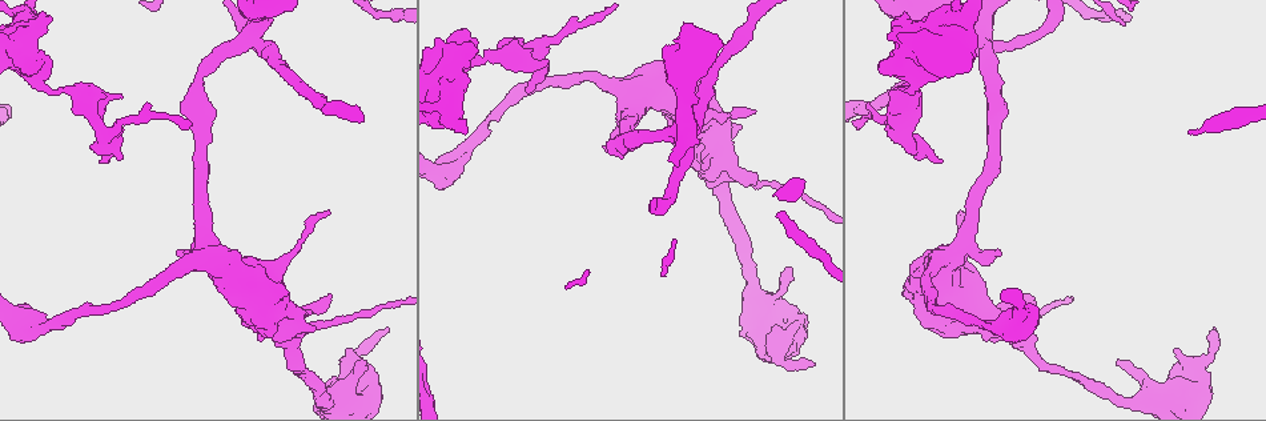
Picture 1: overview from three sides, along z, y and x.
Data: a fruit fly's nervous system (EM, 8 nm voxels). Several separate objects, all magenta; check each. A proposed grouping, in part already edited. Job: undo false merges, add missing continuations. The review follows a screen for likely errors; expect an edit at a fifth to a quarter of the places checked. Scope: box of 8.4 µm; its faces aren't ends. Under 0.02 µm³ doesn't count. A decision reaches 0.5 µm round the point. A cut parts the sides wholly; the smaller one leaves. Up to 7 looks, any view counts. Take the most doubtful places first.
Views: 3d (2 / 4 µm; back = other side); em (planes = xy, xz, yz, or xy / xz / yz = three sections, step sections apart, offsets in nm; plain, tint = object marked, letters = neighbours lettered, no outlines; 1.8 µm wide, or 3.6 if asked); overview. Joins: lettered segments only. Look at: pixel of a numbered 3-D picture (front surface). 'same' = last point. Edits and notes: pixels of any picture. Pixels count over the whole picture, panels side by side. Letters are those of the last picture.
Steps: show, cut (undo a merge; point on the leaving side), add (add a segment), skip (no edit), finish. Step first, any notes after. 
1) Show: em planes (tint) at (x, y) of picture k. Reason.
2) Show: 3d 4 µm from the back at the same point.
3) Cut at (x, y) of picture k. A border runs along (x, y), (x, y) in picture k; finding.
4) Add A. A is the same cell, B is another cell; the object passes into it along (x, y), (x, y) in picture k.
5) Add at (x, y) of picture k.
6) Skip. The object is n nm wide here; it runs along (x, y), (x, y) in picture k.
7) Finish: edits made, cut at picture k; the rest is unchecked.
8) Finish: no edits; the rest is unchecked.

Show: em 3.6 µm planes (letters) at (258, 42) of picture 1. Abrupt turn.

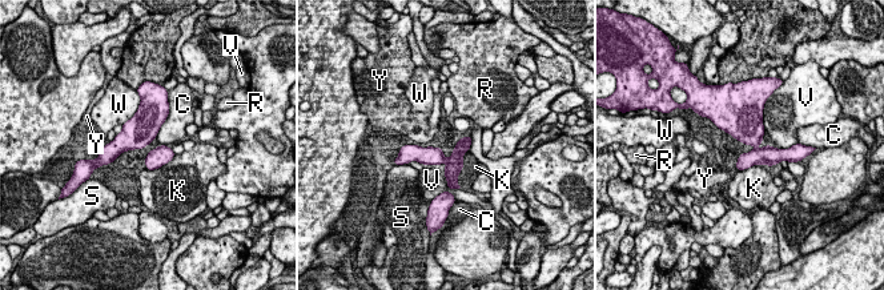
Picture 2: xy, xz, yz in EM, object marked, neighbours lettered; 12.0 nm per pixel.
Skip. The object is 190 nm wide here; C, K, R, S, V, W and Y are other cells; one neuron here.

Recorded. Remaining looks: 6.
Show: 3d 4 µm at (957, 251) of picture 1. Thin arm on a thick one.

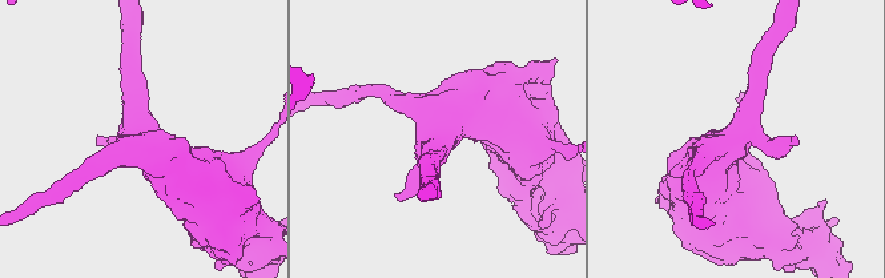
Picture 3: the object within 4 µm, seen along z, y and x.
Show: em 3.6 µm planes (letters) at (737, 137) of picture 3. 4 arms meet here.

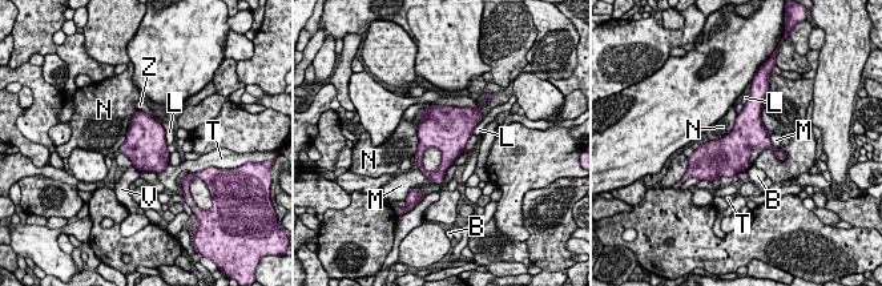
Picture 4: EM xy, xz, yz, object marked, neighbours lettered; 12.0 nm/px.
Skip. B, L, M, N, T, V and Z are other cells; a border runs along (421, 113), (418, 150), (414, 156) in picture 4; one neuron here.

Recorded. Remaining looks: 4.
Show: em 3.6 µm planes (letters) at (916, 51) of picture 1. Sharp bend.

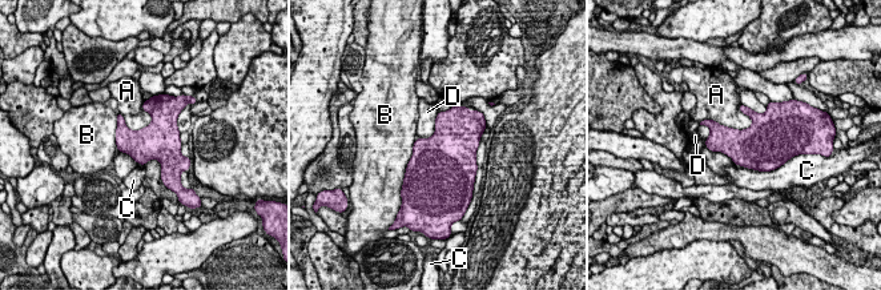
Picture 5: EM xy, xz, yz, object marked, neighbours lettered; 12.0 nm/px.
Skip. A, B, C and D are other cells; a border runs along (438, 111), (435, 131), (417, 139) in picture 5; one neuron here.

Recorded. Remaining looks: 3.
Finish: no edits; the rest is unchecked.

